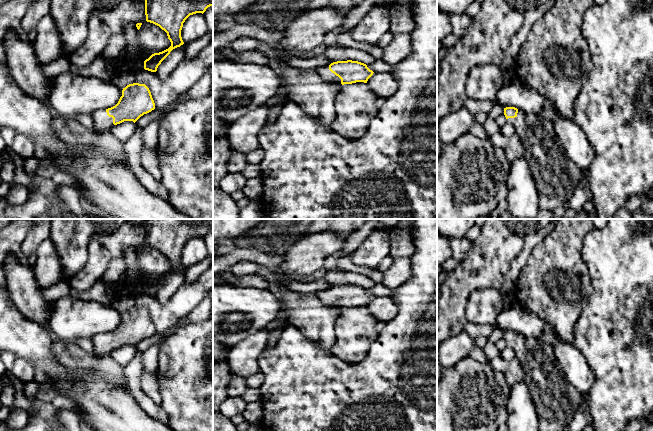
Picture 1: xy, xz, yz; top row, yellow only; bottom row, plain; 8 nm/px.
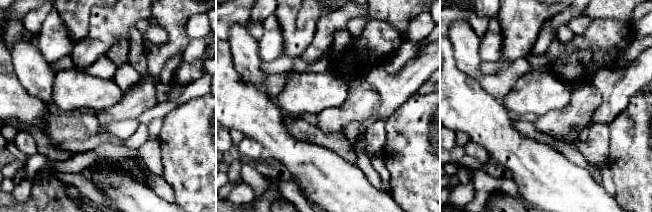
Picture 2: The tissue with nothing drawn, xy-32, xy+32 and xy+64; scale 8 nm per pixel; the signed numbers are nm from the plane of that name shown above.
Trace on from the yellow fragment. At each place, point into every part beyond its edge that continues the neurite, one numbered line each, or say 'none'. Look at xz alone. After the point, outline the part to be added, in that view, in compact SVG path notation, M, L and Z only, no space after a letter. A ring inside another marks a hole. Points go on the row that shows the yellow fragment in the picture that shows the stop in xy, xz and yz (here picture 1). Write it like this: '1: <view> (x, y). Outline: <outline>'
1: xz (323, 71). Outline: M329 66L321 67L318 72L325 80L335 81L342 86L341 79L329 70Z

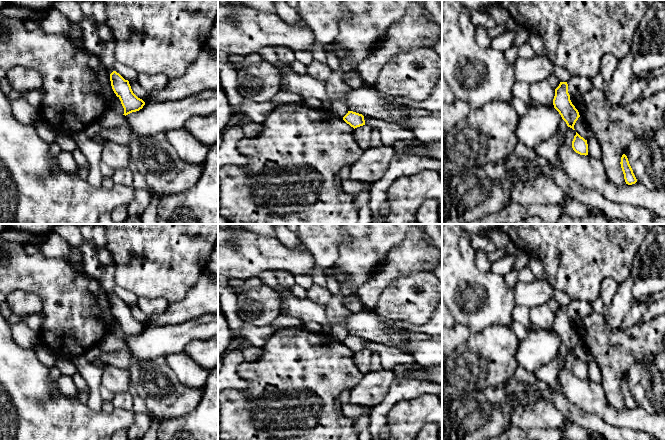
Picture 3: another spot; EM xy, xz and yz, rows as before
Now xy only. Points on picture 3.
none

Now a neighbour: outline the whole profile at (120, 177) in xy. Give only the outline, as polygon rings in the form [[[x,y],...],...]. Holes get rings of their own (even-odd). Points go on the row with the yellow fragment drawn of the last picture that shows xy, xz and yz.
[[[129,168],[114,171],[111,179],[114,184],[133,187],[133,174]]]

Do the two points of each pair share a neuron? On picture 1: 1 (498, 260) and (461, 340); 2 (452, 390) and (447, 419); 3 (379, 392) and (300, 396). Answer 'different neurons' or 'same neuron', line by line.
1: different neurons
2: same neuron
3: same neuron

